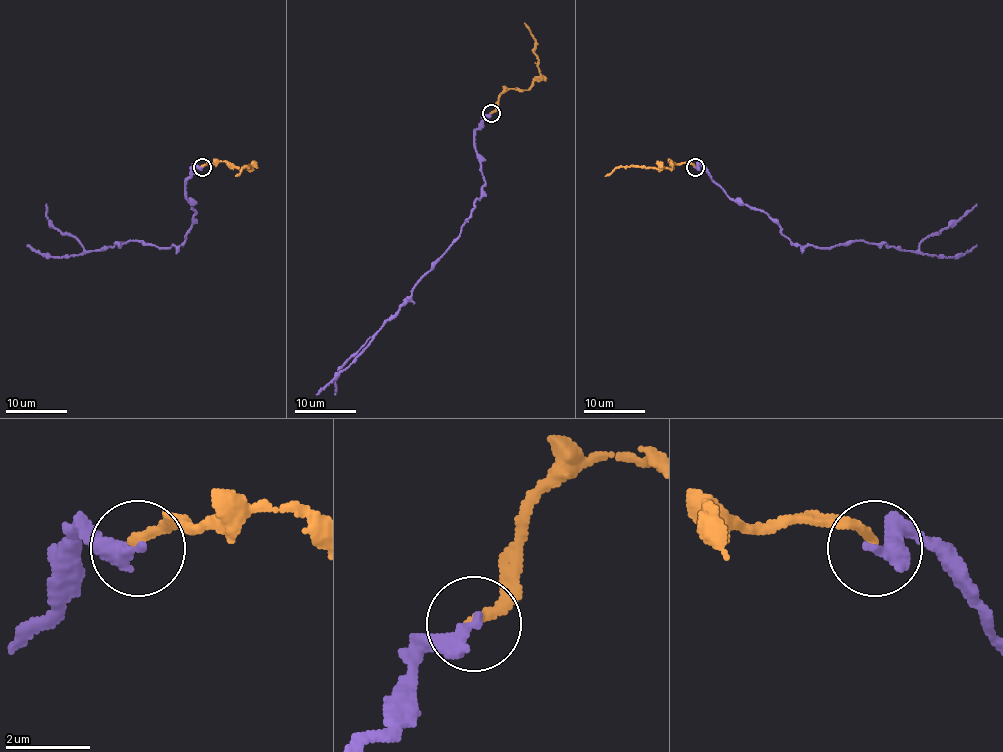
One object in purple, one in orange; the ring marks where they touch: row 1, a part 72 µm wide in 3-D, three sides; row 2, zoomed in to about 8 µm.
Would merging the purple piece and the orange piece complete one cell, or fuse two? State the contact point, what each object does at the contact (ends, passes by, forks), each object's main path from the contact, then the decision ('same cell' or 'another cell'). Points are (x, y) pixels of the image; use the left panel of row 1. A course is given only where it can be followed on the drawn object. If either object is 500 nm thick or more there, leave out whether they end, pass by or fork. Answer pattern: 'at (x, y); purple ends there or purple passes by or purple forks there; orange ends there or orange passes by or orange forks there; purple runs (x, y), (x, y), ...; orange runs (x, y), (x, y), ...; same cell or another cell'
at (202, 167); purple ends there; orange ends there; purple runs (203, 167), (194, 166), (186, 181), (195, 210), (180, 245), (128, 241), (87, 251), (47, 219), (45, 204); orange runs (203, 166), (227, 161), (250, 169), (246, 166), (235, 176); same cell

